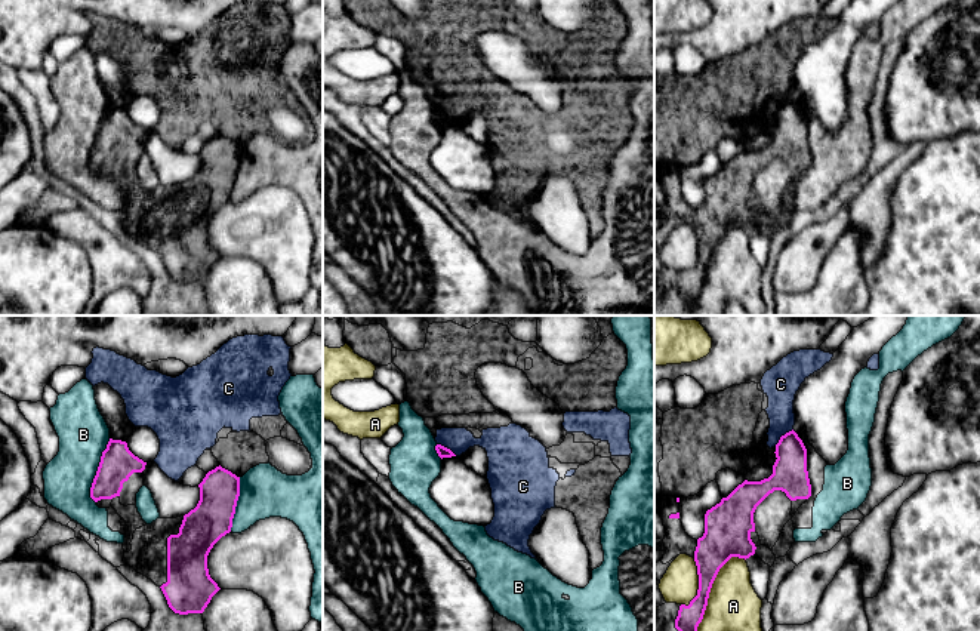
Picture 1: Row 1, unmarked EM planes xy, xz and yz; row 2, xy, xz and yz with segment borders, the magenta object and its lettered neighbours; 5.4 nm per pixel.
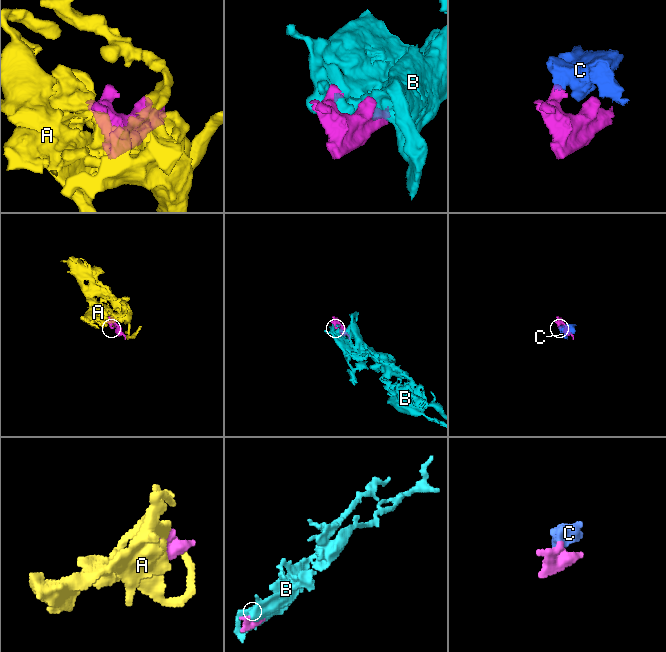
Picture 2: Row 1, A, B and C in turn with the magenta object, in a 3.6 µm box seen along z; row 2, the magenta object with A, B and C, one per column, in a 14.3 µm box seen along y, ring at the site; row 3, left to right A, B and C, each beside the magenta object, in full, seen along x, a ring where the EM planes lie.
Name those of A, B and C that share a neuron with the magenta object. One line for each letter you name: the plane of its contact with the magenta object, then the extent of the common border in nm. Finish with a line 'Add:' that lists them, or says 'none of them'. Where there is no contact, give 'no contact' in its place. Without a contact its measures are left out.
Add: none of them

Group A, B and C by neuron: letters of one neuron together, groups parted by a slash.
A B / C

